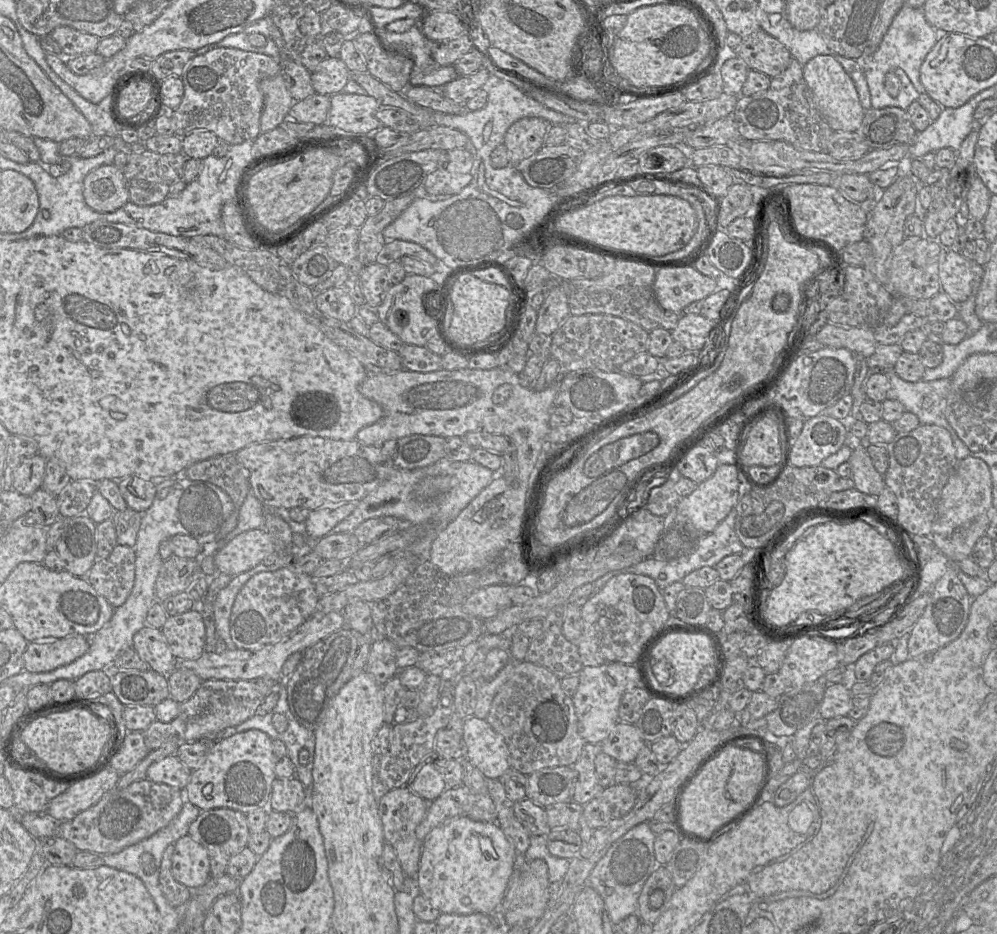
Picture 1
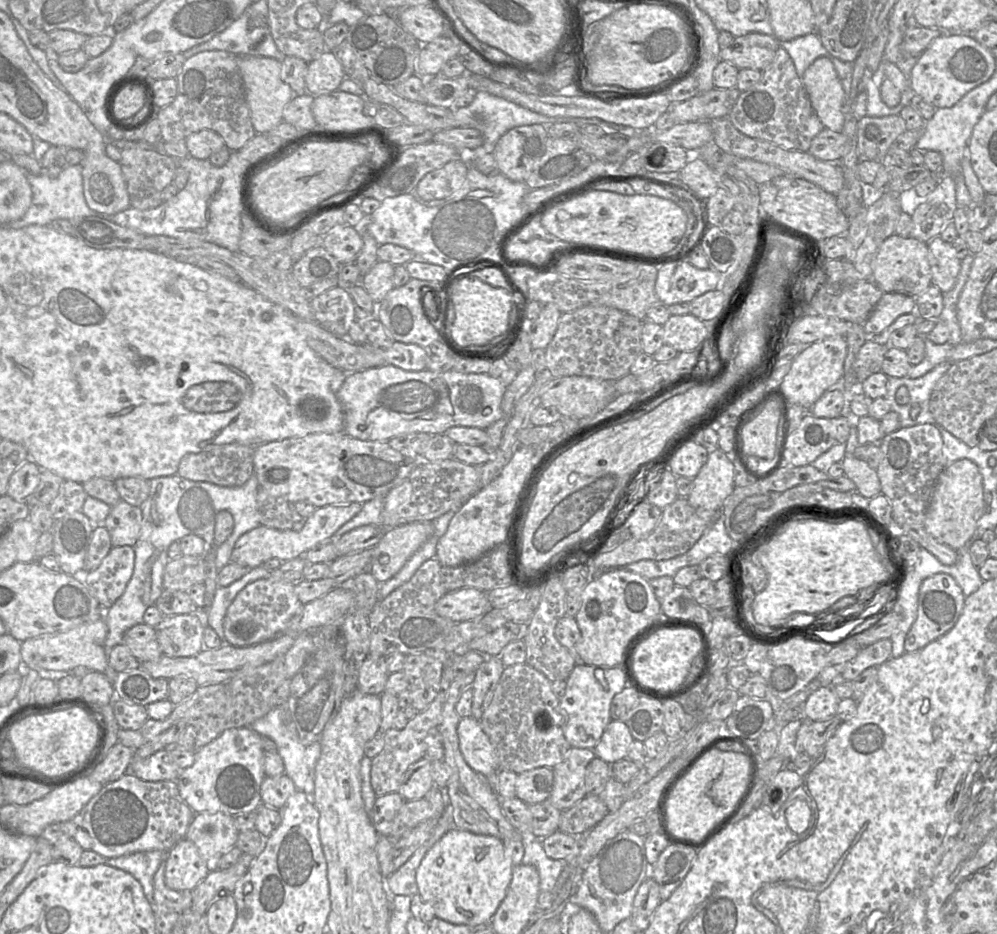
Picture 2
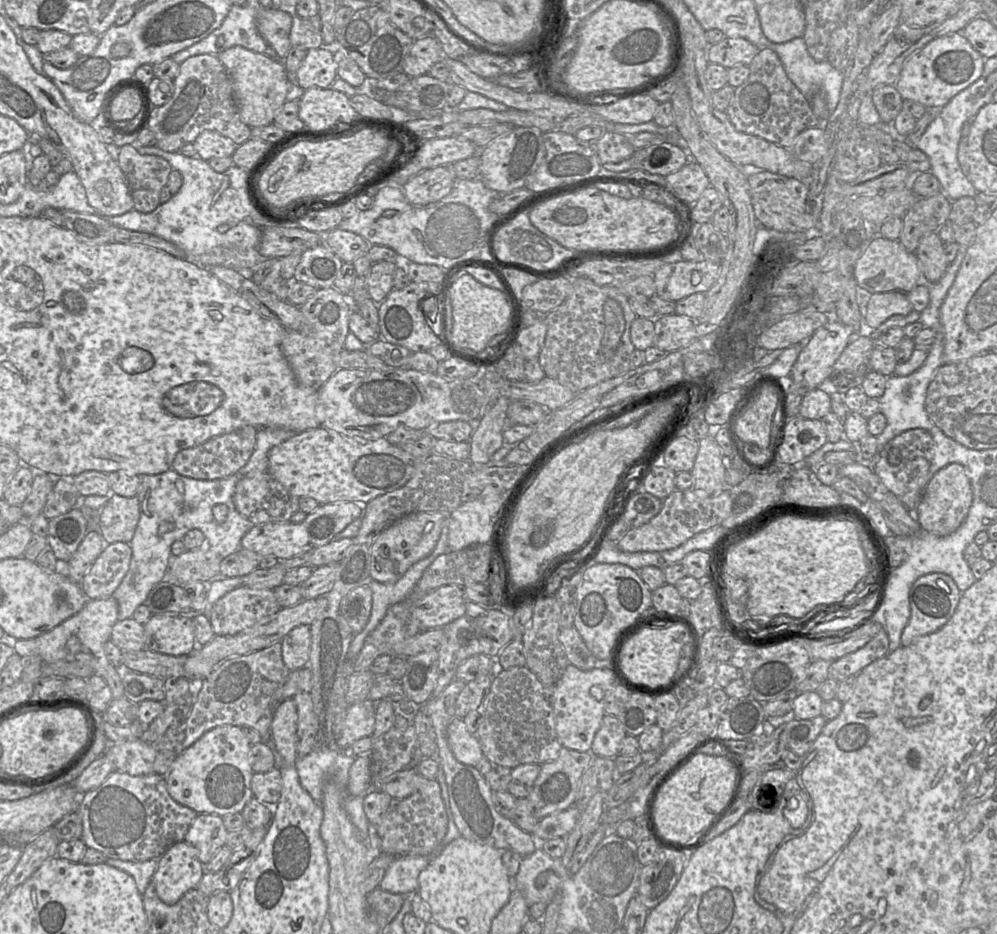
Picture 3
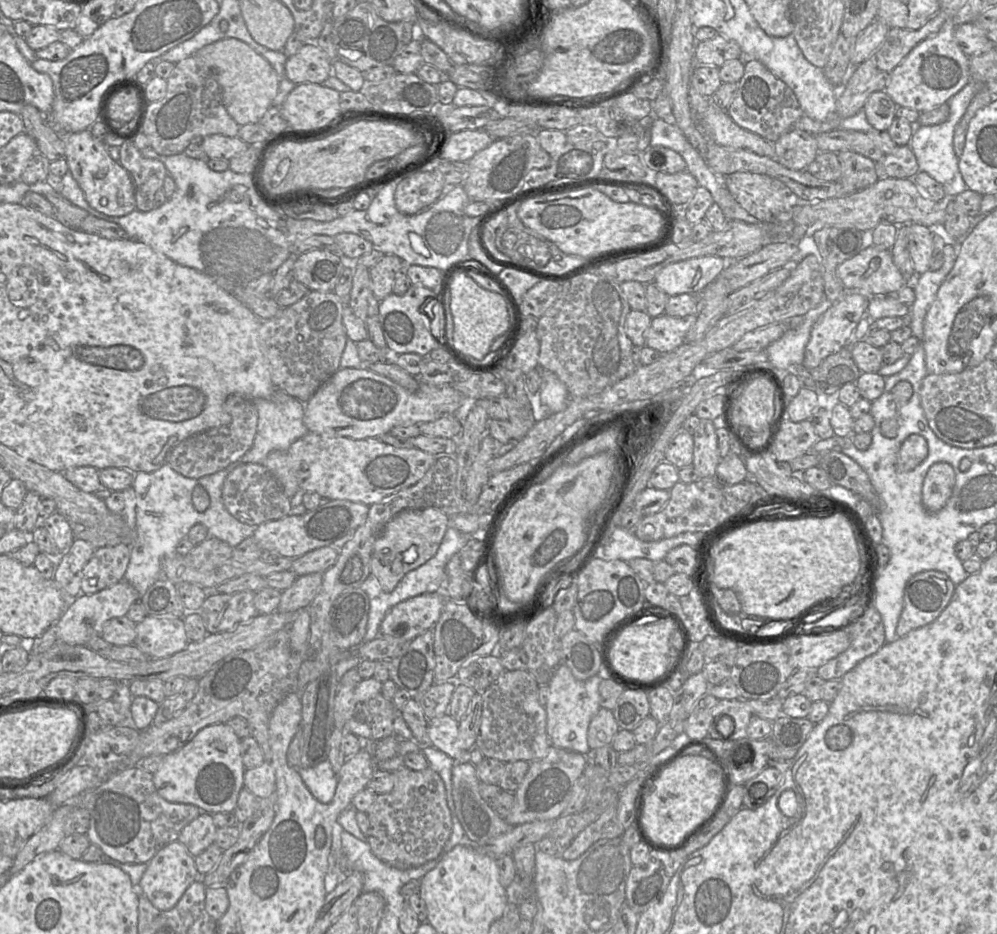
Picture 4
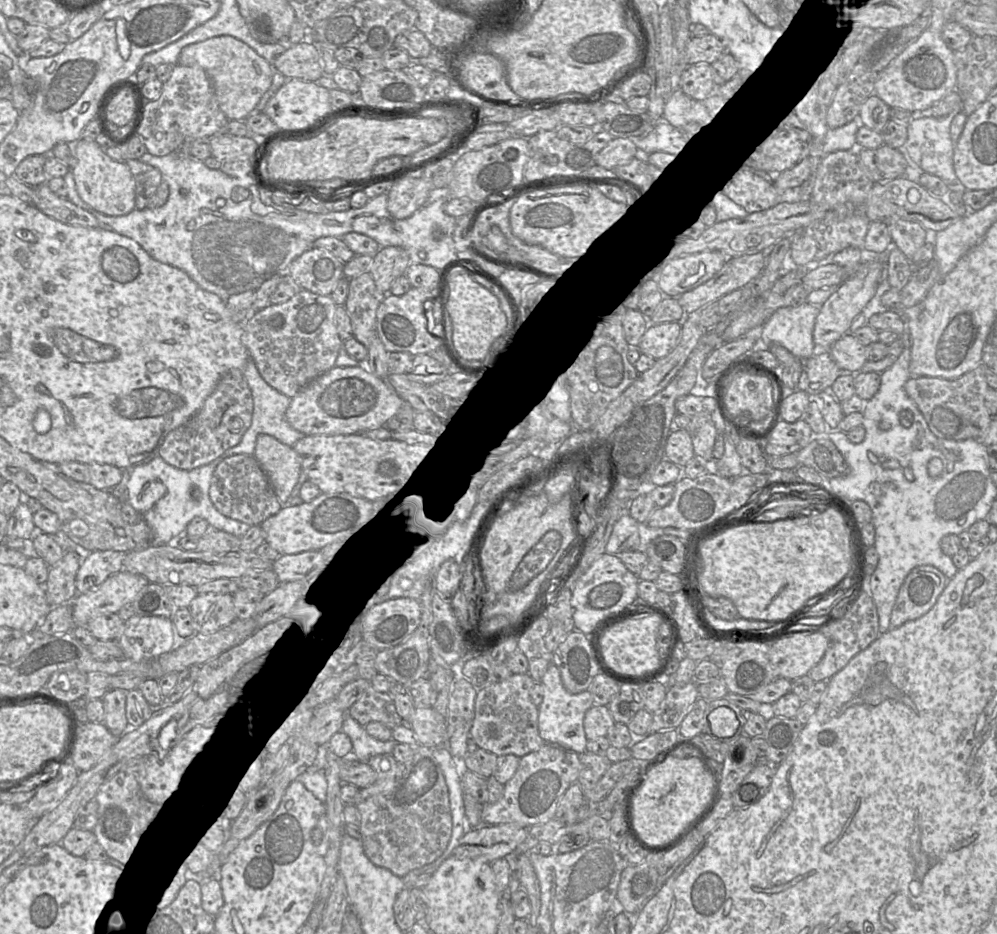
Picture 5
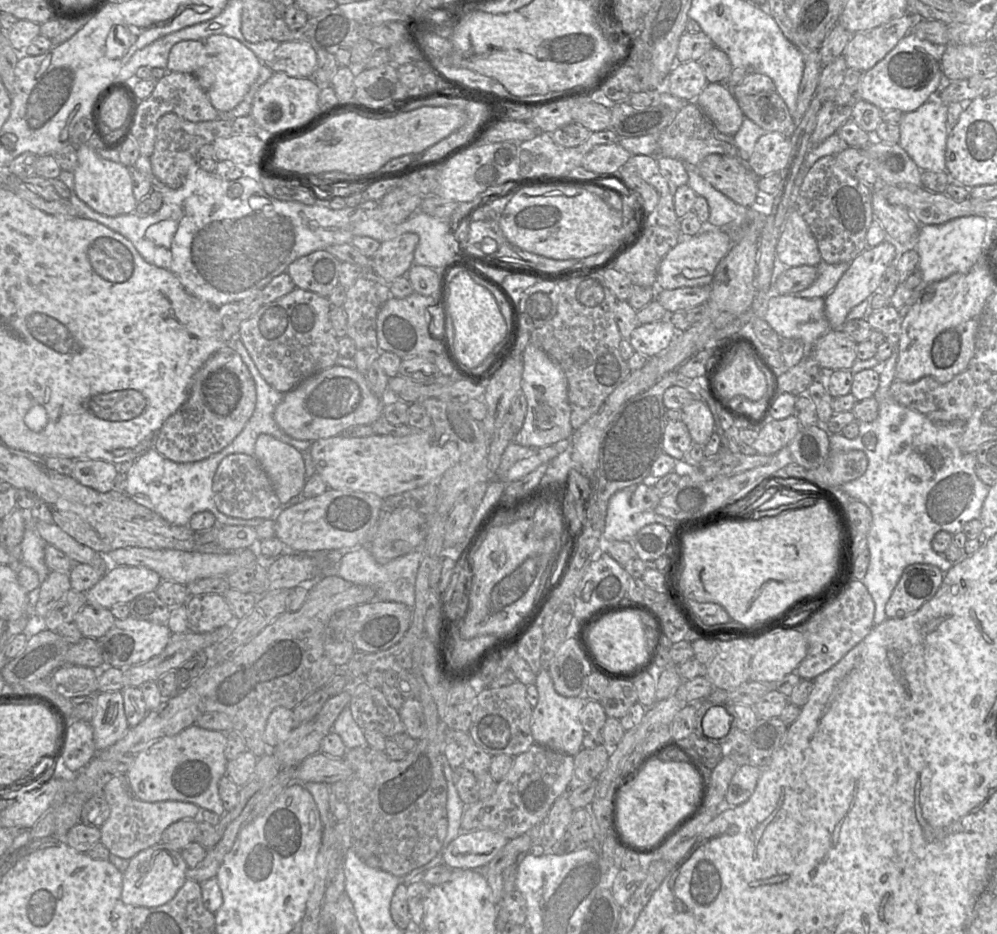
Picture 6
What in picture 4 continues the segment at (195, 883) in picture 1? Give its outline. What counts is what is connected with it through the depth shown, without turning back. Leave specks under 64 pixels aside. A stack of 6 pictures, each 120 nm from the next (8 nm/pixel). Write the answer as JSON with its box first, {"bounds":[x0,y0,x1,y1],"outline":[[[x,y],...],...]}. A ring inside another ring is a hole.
{"bounds":[140,841,199,911],"outline":[[[179,841],[163,847],[148,863],[140,881],[143,894],[159,910],[167,911],[176,906],[188,887],[199,879],[195,857]]]}

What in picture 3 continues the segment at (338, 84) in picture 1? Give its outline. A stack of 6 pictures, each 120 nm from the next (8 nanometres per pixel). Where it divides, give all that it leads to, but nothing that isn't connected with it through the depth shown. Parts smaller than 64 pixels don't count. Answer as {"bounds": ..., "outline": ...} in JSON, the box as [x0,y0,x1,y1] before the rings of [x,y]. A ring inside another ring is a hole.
{"bounds":[297,47,338,89],"outline":[[[320,47],[307,50],[297,70],[297,84],[303,89],[329,88],[338,78],[333,53]]]}

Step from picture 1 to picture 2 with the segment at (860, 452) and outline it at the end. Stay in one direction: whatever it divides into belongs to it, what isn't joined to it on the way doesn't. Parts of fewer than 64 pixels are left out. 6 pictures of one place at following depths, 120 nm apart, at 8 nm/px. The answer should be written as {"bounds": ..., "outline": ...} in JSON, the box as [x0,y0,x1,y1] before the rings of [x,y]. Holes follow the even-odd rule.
{"bounds":[829,377,881,499],"outline":[[[843,377],[838,383],[829,388],[829,390],[836,389],[843,393],[844,406],[841,416],[848,420],[850,426],[850,435],[846,441],[846,450],[842,460],[844,475],[856,485],[856,491],[860,495],[872,499],[881,494],[881,484],[876,470],[872,469],[866,461],[854,456],[855,449],[860,445],[857,431],[859,417],[854,415],[850,409],[853,396],[857,393],[863,393],[863,391],[861,391],[861,386],[856,391],[846,390]]]}

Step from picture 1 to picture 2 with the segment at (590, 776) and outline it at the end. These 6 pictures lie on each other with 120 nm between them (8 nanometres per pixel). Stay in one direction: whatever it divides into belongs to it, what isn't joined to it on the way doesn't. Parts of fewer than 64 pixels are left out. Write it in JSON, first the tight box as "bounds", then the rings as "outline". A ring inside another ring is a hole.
{"bounds":[548,747,596,811],"outline":[[[571,747],[562,762],[553,767],[554,784],[548,801],[558,810],[565,811],[586,797],[586,768],[596,757],[593,749]]]}

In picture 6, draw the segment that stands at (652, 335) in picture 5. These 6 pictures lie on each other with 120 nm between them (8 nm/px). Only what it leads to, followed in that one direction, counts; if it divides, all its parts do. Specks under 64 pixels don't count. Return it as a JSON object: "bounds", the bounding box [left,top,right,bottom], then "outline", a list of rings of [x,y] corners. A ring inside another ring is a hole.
{"bounds":[629,319,676,357],"outline":[[[662,319],[639,325],[632,332],[629,342],[635,352],[653,357],[669,347],[676,333],[672,323],[668,319]]]}

